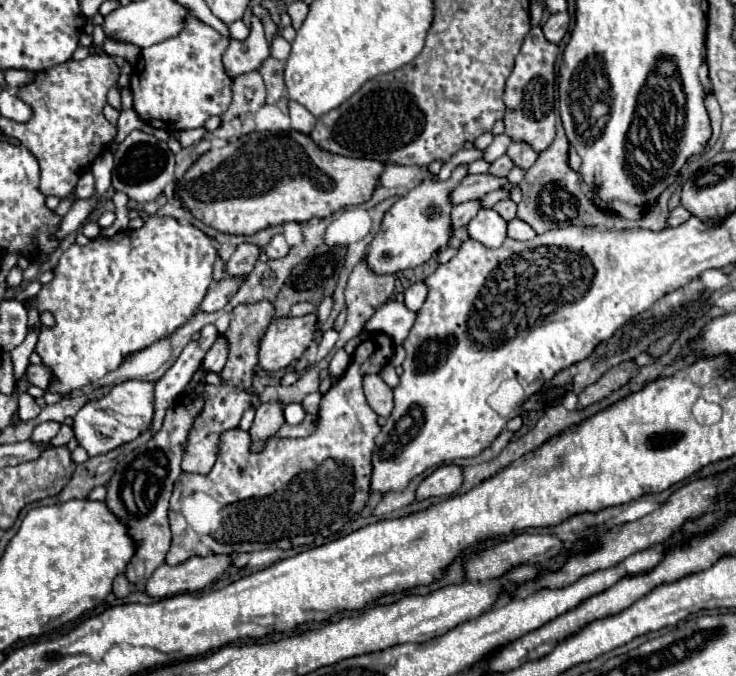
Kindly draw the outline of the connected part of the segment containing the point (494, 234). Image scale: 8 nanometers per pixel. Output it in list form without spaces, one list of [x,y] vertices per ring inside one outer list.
[[[481,209],[467,225],[469,237],[485,247],[499,247],[507,237],[507,223],[493,209]]]

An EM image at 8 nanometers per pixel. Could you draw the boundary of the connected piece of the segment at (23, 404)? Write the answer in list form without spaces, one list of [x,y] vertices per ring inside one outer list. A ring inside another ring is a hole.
[[[19,393],[19,417],[21,421],[31,421],[39,415],[41,407],[35,405],[35,399],[27,393]]]

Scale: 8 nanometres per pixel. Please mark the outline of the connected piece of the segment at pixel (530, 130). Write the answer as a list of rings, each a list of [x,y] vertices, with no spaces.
[[[533,27],[529,35],[523,41],[523,47],[515,59],[515,69],[505,85],[505,135],[511,137],[511,141],[523,141],[535,149],[535,153],[541,153],[551,145],[555,139],[555,99],[553,99],[553,85],[555,85],[555,57],[559,53],[559,47],[549,43],[543,37],[541,27]]]

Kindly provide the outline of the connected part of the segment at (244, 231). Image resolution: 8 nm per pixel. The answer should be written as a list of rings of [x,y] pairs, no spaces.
[[[291,131],[291,133],[249,133],[239,139],[227,141],[219,149],[209,149],[191,167],[175,181],[175,195],[191,215],[203,221],[207,227],[213,227],[221,233],[231,235],[253,235],[265,227],[281,225],[287,221],[305,223],[311,217],[331,217],[343,207],[353,207],[367,201],[383,171],[383,163],[371,159],[351,159],[343,155],[327,153],[323,147],[315,145],[309,135]]]

